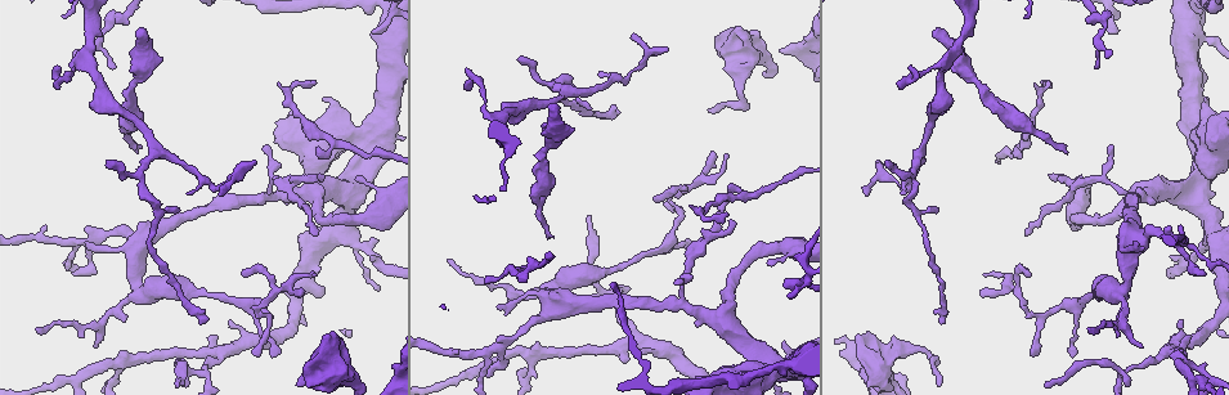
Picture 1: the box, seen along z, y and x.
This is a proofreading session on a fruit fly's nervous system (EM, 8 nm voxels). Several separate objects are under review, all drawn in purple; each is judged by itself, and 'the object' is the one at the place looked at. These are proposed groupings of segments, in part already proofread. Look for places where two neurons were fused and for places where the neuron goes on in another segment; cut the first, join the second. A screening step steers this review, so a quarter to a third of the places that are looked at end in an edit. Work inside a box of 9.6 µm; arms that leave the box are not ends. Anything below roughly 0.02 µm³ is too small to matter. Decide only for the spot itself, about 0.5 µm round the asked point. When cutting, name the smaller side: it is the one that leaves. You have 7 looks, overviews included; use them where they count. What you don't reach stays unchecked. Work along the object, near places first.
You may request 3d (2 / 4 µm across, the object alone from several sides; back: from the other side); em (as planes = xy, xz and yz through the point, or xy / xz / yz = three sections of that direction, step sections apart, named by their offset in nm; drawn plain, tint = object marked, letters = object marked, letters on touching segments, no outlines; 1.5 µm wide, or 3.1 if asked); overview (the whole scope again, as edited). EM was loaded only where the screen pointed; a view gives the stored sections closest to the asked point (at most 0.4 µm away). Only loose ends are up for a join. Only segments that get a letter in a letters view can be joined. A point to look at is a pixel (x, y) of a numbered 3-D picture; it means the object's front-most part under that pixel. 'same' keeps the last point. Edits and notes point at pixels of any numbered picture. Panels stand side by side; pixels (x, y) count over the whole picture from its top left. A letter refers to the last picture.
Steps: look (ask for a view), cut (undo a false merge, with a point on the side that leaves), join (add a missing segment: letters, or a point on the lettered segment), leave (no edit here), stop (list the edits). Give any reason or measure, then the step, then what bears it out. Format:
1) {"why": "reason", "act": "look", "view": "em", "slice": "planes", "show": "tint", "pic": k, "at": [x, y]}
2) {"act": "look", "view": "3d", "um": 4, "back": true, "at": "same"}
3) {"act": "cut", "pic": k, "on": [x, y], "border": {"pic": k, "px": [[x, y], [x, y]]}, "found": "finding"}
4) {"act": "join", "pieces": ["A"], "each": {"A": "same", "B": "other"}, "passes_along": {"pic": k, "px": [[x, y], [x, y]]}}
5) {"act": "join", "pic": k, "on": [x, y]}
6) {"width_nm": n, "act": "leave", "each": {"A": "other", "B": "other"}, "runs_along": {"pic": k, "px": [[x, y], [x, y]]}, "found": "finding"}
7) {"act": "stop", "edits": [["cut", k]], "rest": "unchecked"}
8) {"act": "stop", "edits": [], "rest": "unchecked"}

{"why": "sharp bend", "act": "look", "view": "em", "slice": "planes", "show": "letters", "pic": 1, "at": [626, 76]}

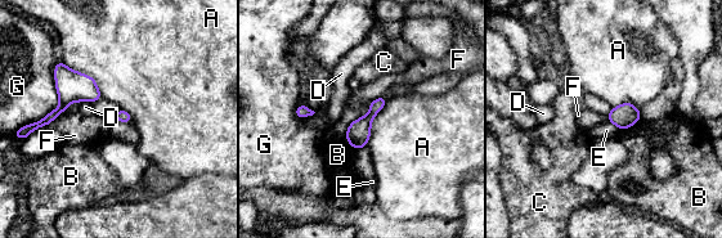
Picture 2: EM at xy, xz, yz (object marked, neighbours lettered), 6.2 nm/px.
{"act": "leave", "each": {"A": "other", "B": "other", "C": "other", "D": "other", "E": "other", "F": "other", "G": "other"}, "found": "one neuron here"}

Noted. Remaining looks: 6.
{"why": "tapers out", "act": "look", "view": "3d", "um": 2, "pic": 1, "at": [888, 160]}

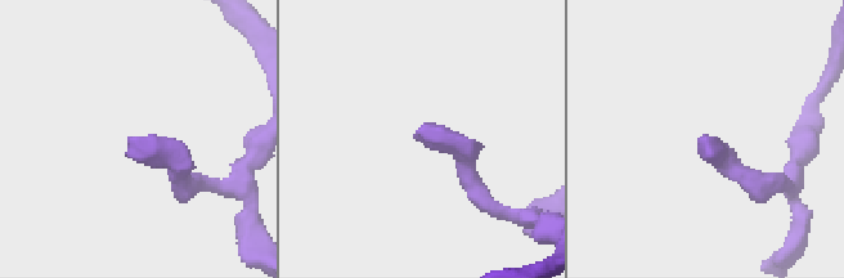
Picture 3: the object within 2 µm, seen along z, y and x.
{"why": "shape alone is not enough", "act": "look", "view": "em", "slice": "planes", "show": "letters", "pic": 3, "at": [705, 136]}

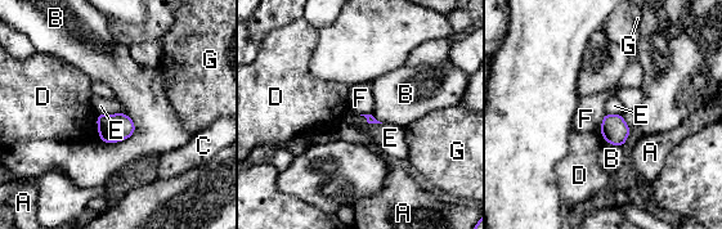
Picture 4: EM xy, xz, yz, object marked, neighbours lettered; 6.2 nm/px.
{"act": "leave", "each": {"A": "other", "B": "other", "C": "other", "D": "other", "E": "other", "F": "other", "G": "other"}, "border": {"pic": 4, "px": [[122, 112], [97, 115]]}, "found": "no lettered segment goes on from it"}

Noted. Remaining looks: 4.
{"why": "an open end", "act": "look", "view": "3d", "um": 4, "back": true, "pic": 1, "at": [1046, 384]}

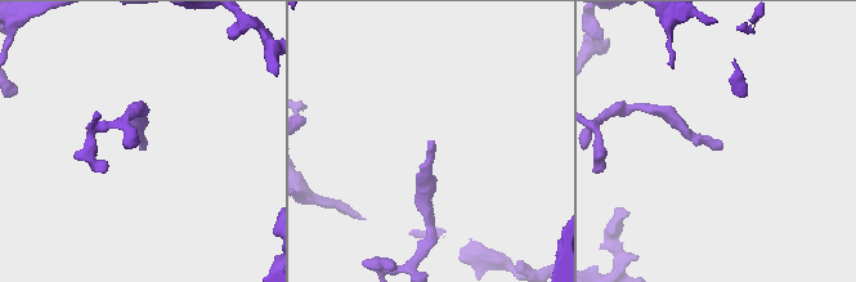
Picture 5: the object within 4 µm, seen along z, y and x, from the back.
{"act": "look", "view": "em", "slice": "xz", "step": 4, "show": "tint", "pic": 5, "at": [721, 143]}

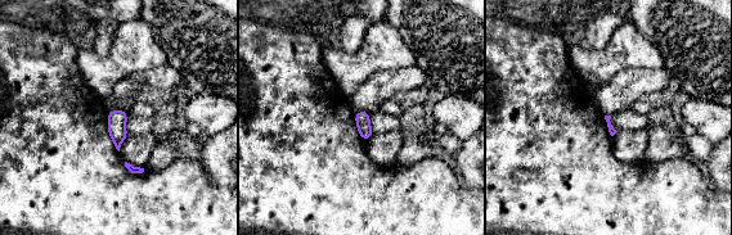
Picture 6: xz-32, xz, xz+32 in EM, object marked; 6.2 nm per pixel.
{"why": "another direction", "act": "look", "view": "em", "slice": "planes", "show": "letters", "at": "same"}

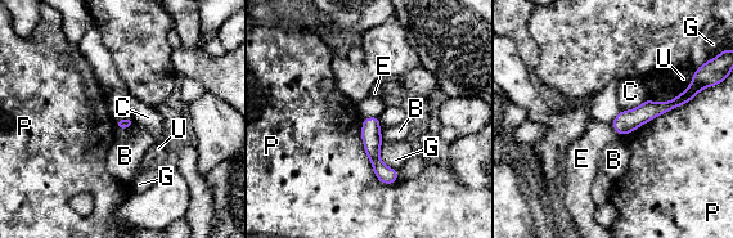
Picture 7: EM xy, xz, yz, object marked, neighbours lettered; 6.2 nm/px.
{"act": "leave", "each": {"B": "other", "C": "other", "E": "other", "G": "other", "P": "other", "U": "other"}, "found": "none of them fits"}

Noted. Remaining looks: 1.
{"act": "stop", "edits": [], "rest": "unchecked"}

